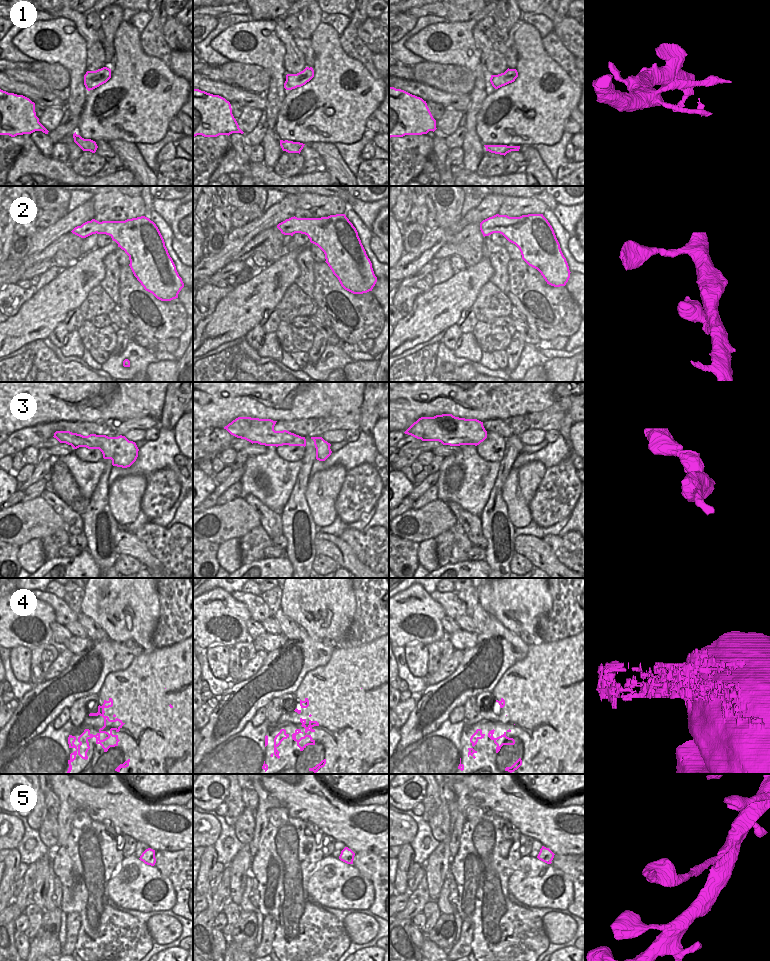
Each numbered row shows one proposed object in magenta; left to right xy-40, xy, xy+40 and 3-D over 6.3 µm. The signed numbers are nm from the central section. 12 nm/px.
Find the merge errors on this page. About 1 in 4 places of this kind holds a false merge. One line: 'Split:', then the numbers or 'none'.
Split: 1, 5

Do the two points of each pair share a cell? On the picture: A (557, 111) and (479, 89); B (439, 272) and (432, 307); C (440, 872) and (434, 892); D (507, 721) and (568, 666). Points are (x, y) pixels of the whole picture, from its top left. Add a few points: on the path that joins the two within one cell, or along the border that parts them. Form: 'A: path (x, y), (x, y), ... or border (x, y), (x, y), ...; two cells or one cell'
A: border (487, 94), (481, 109), (476, 115); two cells
B: border (457, 271), (448, 279), (431, 286); two cells
C: path (435, 877), (434, 887); one cell
D: path (522, 708), (553, 681); one cell

